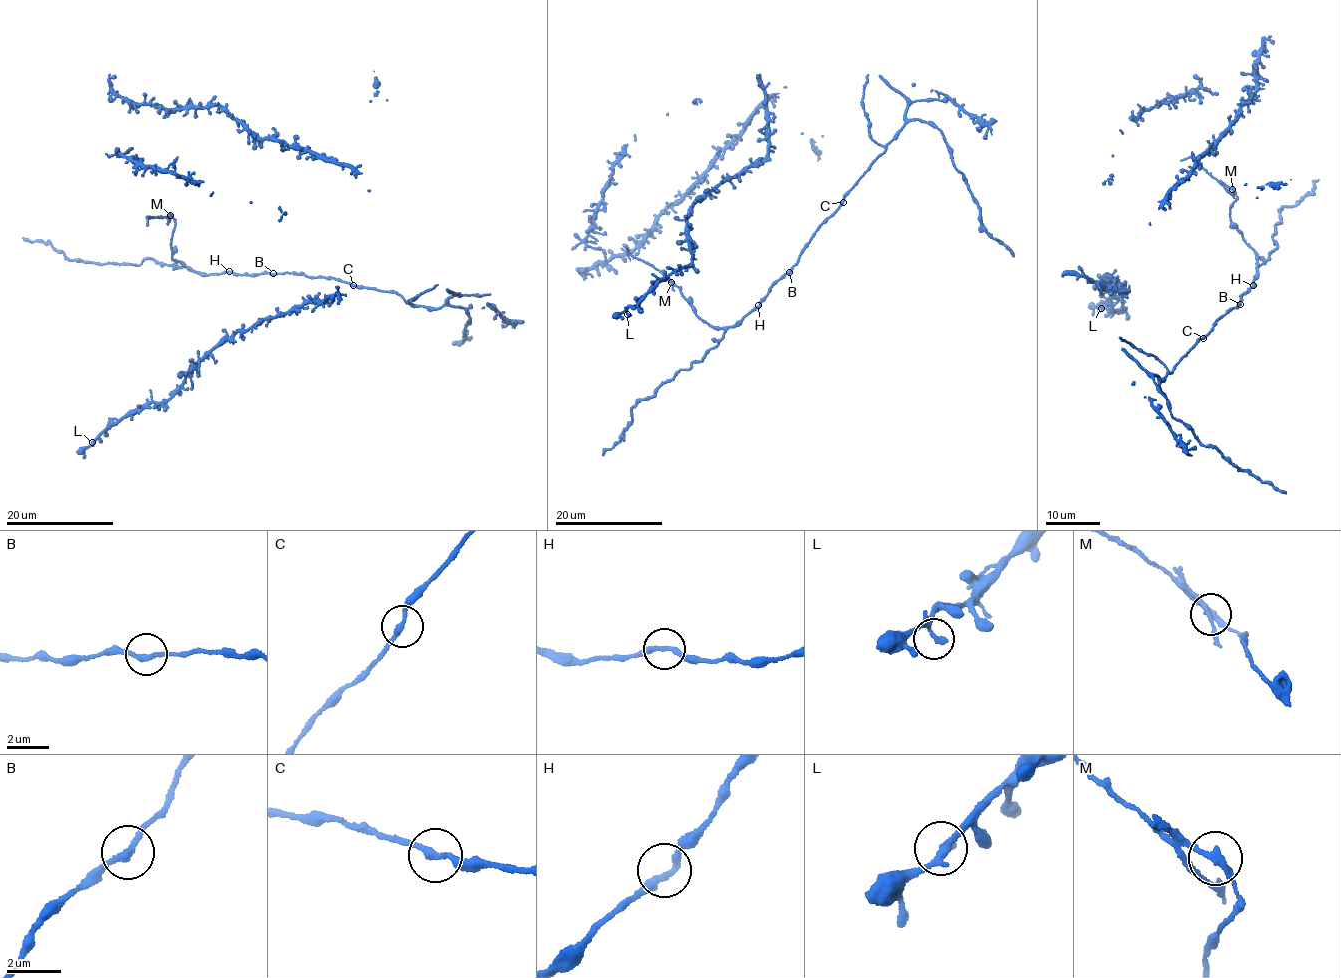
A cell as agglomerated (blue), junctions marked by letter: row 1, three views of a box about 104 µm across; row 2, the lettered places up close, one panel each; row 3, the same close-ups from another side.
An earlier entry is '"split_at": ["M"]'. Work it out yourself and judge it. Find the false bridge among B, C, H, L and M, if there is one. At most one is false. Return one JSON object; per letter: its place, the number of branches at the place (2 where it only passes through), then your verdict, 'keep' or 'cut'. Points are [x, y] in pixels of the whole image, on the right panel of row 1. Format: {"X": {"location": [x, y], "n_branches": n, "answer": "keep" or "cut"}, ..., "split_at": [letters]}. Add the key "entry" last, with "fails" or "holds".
{"B": {"location": [1240, 304], "n_branches": 2, "answer": "keep"}, "C": {"location": [1203, 338], "n_branches": 2, "answer": "keep"}, "H": {"location": [1253, 285], "n_branches": 2, "answer": "keep"}, "L": {"location": [1101, 308], "n_branches": 2, "answer": "keep"}, "M": {"location": [1232, 189], "n_branches": 2, "answer": "cut"}, "split_at": ["M"], "entry": "holds"}

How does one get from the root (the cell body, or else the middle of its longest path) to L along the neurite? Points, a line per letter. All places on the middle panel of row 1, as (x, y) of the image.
L: (761, 86), (769, 118), (764, 159), (699, 195), (687, 221), (690, 262), (656, 279), (627, 314)

